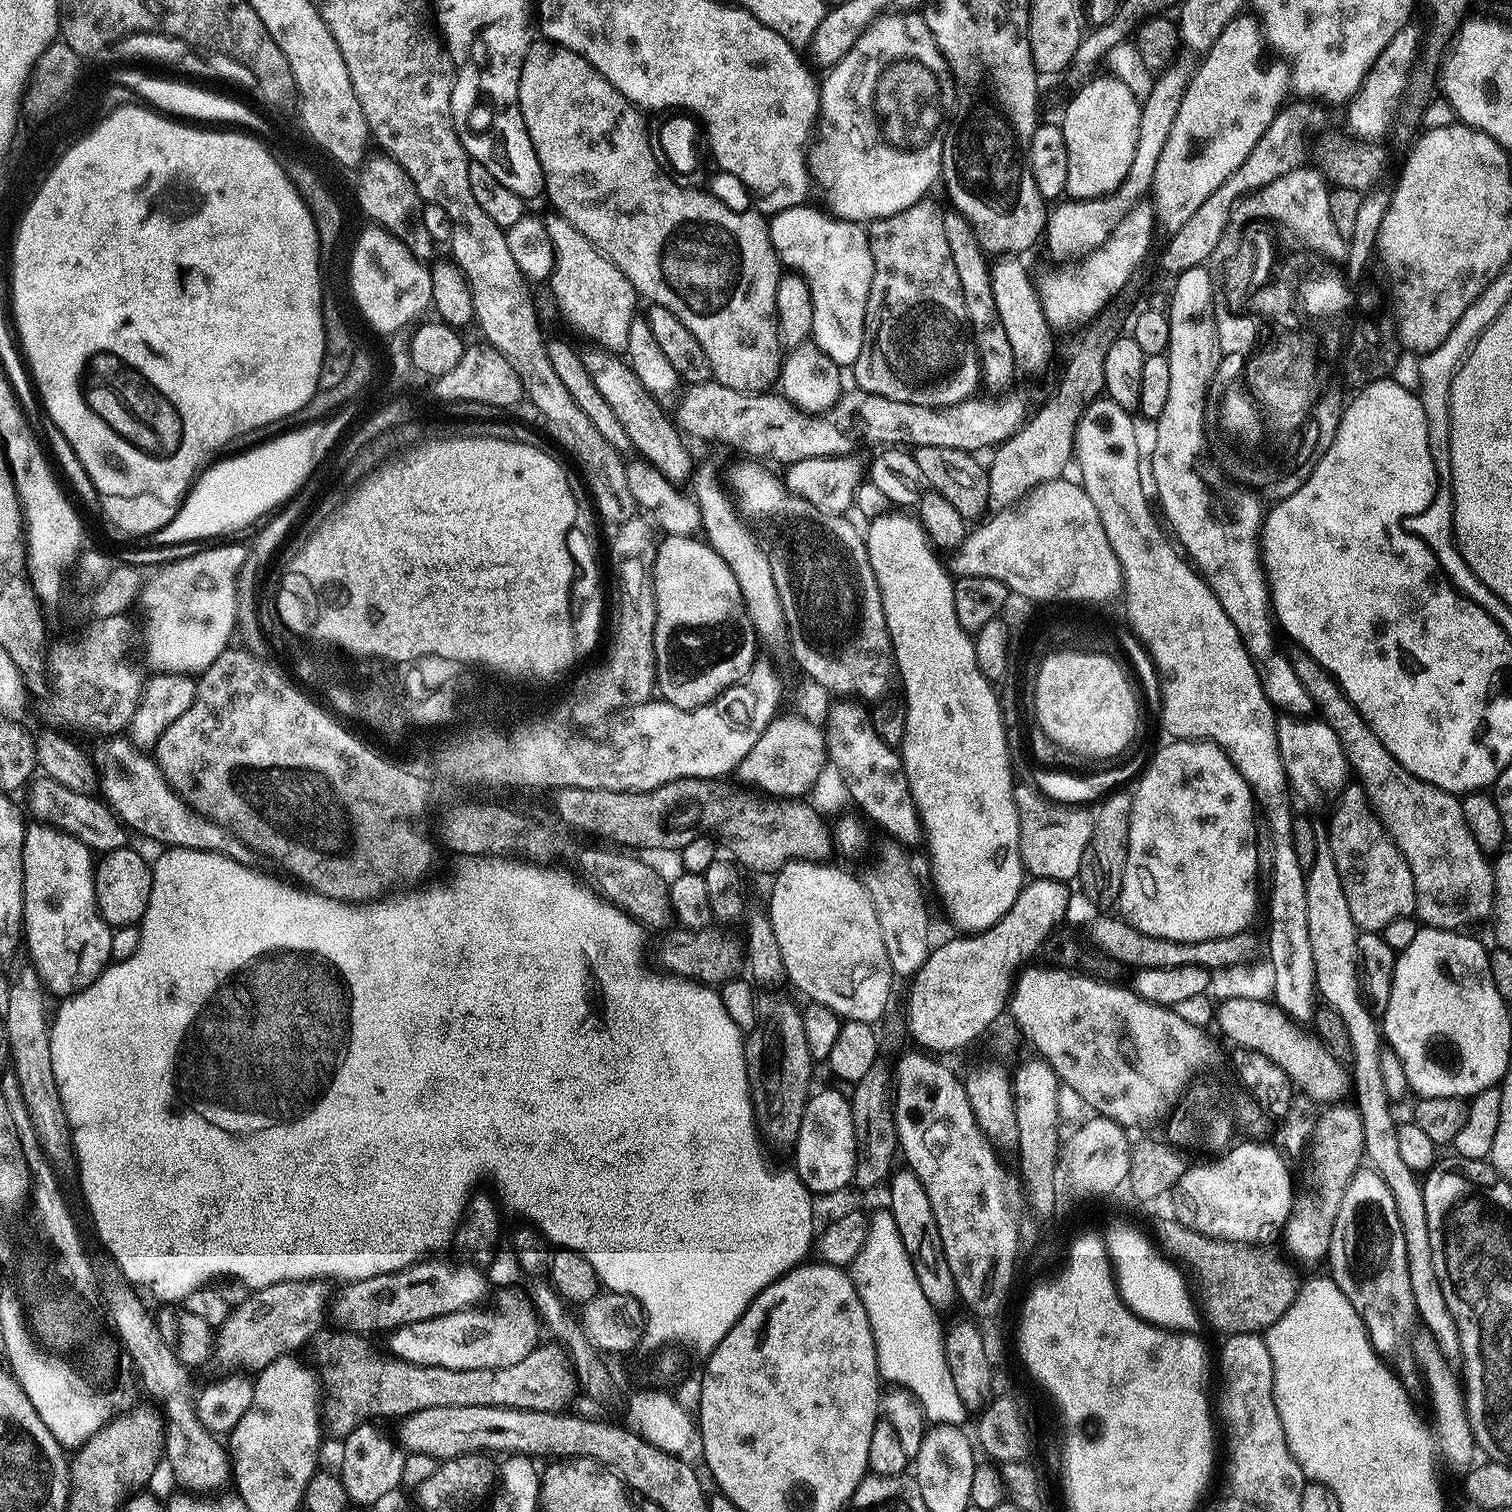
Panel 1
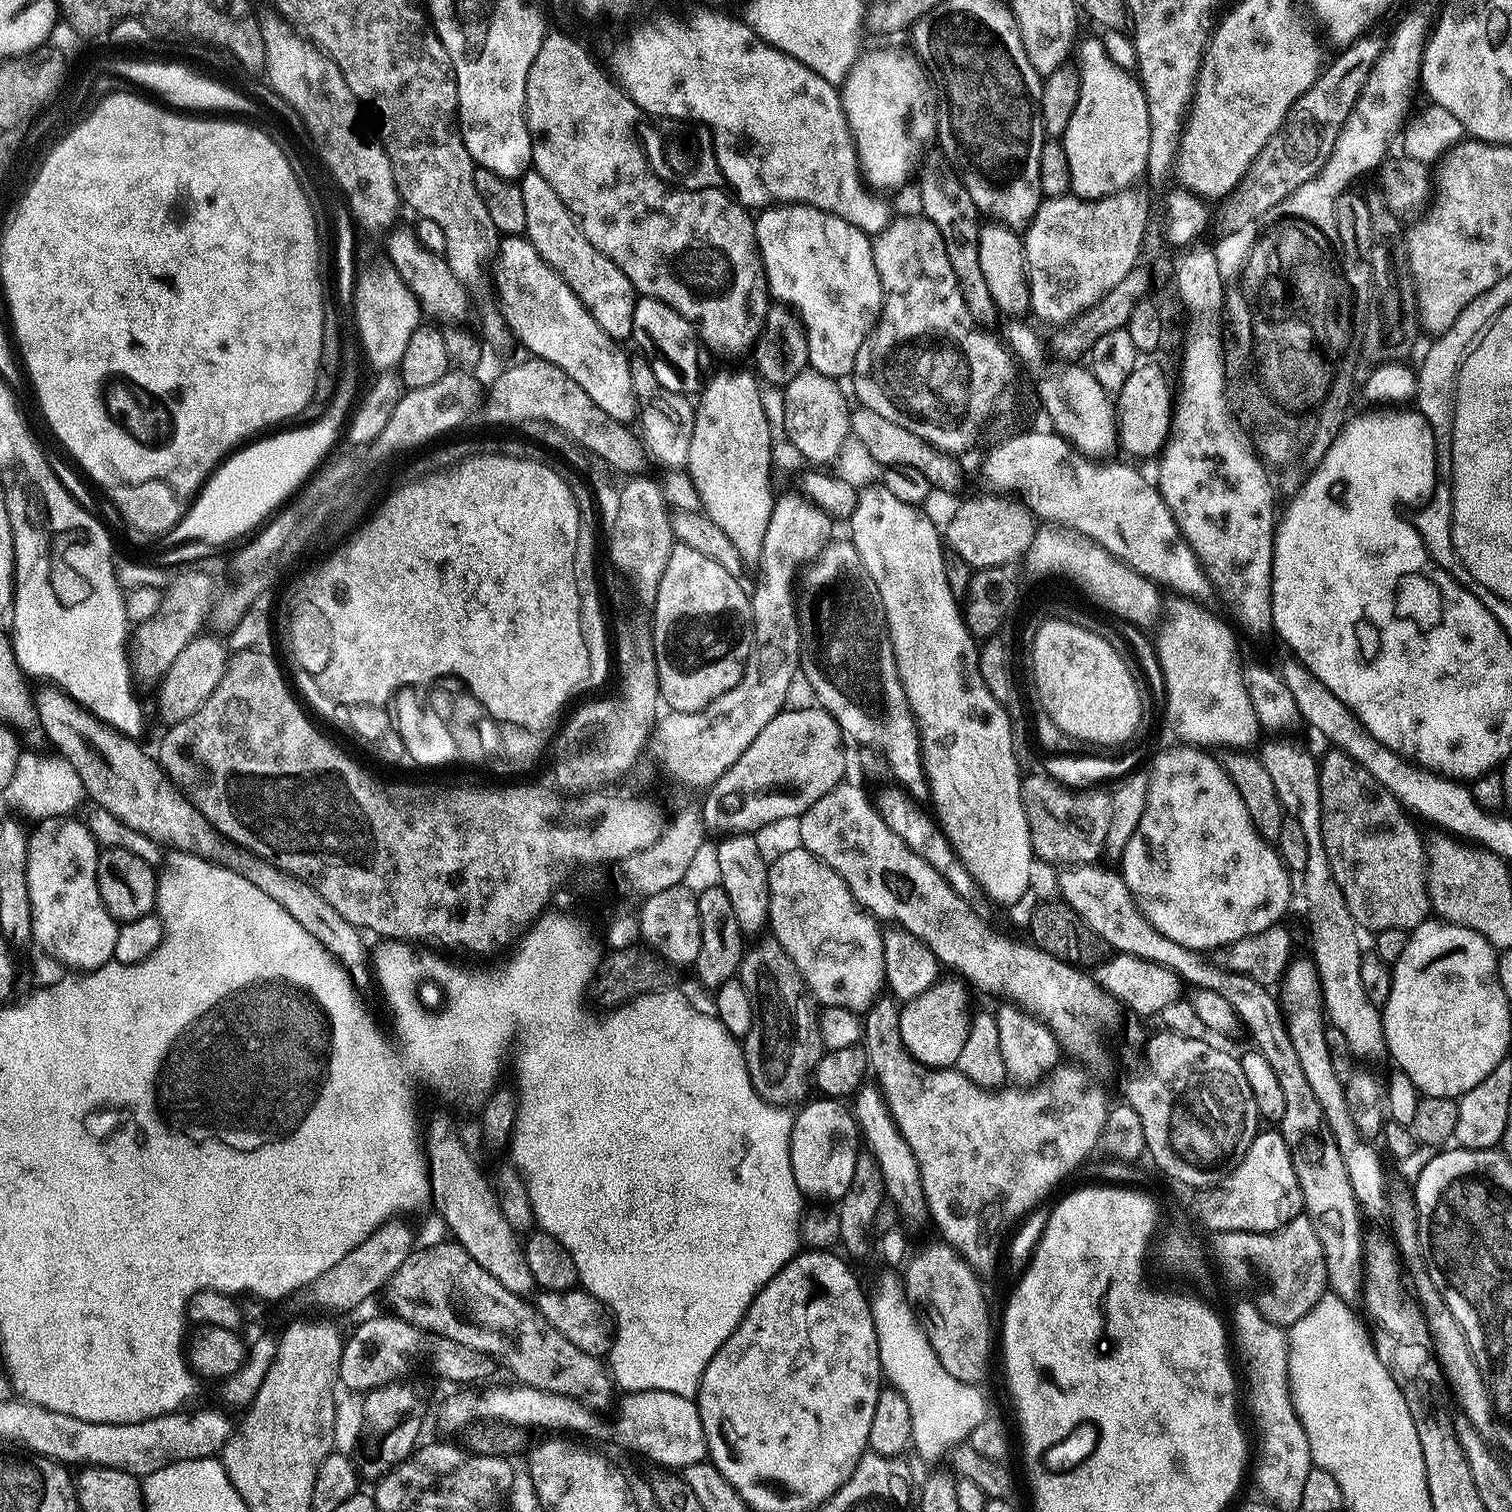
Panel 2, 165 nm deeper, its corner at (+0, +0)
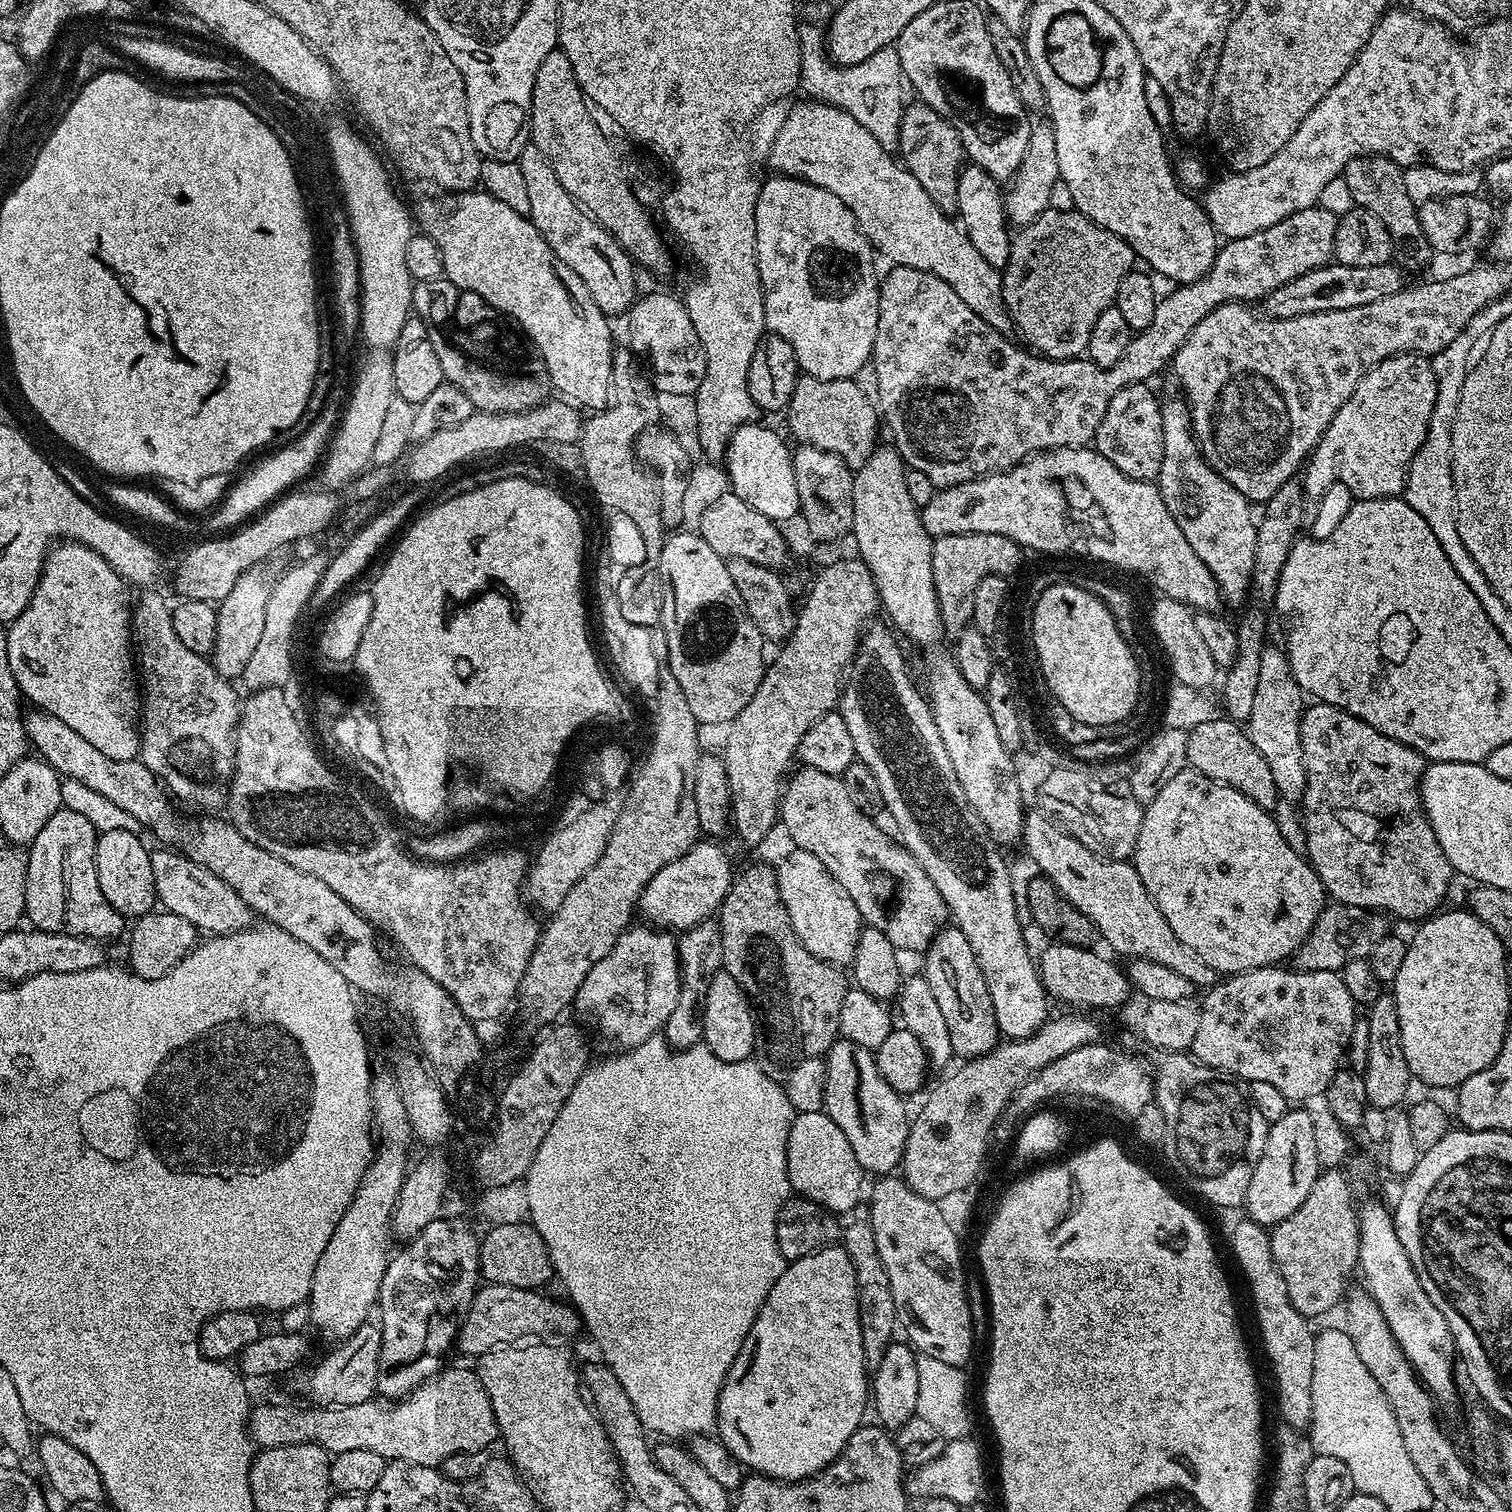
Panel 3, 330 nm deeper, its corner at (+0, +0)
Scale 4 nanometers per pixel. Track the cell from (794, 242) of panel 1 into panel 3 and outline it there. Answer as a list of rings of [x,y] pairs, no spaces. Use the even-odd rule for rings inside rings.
[[[779,174],[769,175],[769,180],[765,179],[760,186],[760,193],[758,194],[758,202],[756,203],[756,261],[758,262],[758,274],[760,275],[760,284],[764,288],[764,323],[767,331],[773,336],[781,336],[790,344],[796,355],[796,363],[799,371],[806,376],[812,376],[816,380],[850,380],[859,377],[859,372],[869,367],[872,359],[872,347],[874,346],[874,338],[876,337],[876,331],[878,330],[878,302],[880,301],[880,285],[878,283],[878,272],[876,276],[876,264],[872,261],[874,257],[874,249],[871,244],[868,243],[868,239],[862,234],[862,230],[858,226],[858,222],[854,218],[854,214],[850,214],[850,210],[846,205],[834,198],[834,194],[830,194],[830,190],[822,190],[818,186],[813,184],[807,184],[804,180],[796,180],[792,176],[781,176]]]

